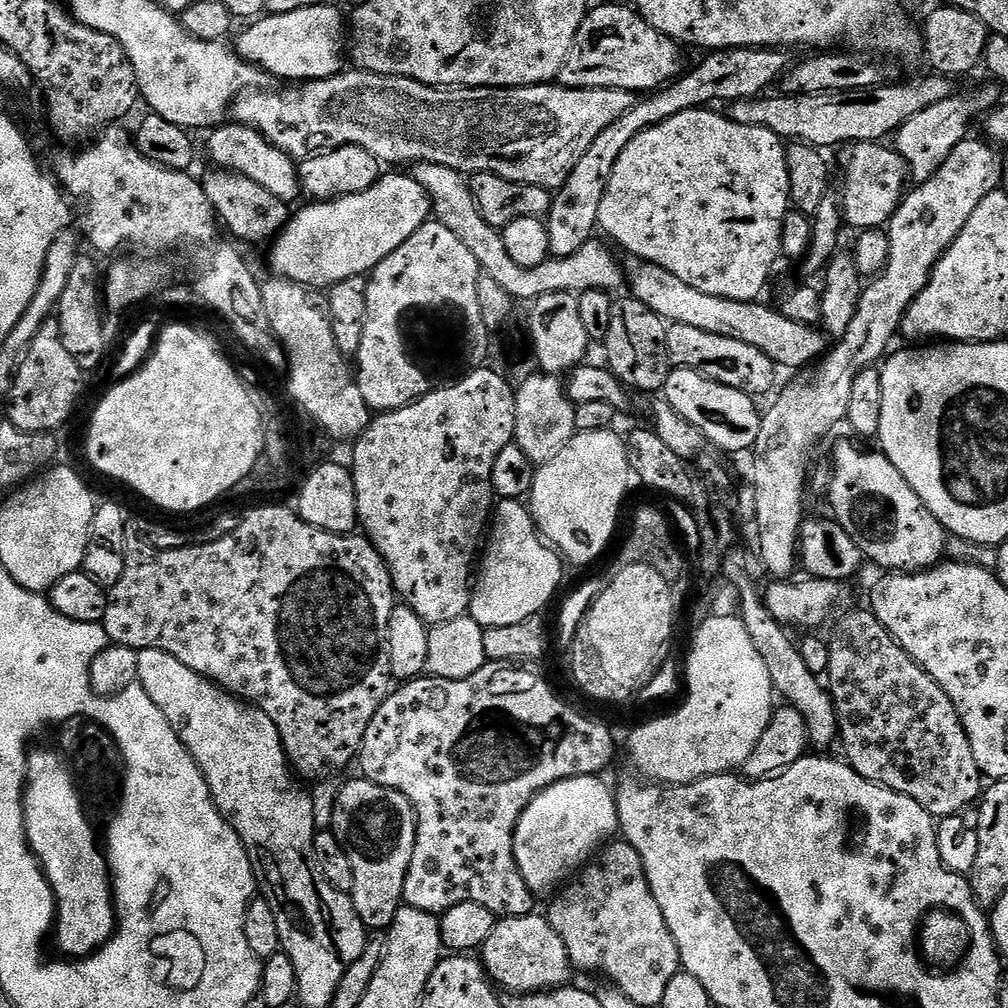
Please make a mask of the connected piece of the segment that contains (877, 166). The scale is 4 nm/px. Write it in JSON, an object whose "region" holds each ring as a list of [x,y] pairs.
{"region":[[[884,142],[853,144],[847,149],[848,173],[844,176],[842,199],[842,216],[847,227],[849,224],[855,230],[884,228],[906,195],[910,184],[908,164],[895,147],[886,145]]]}

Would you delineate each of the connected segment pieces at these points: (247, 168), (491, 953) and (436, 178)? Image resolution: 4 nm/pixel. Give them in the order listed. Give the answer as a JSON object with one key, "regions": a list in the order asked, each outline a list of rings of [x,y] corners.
{"regions":[[[[225,122],[209,131],[208,156],[213,160],[215,167],[220,170],[237,172],[250,182],[258,182],[262,190],[274,194],[274,198],[285,202],[301,199],[300,170],[297,161],[287,156],[278,146],[274,146],[258,130],[245,124]]],[[[543,915],[505,916],[497,919],[490,938],[482,949],[485,972],[501,989],[513,992],[542,992],[549,988],[563,988],[574,975],[572,960],[566,954],[562,938]]],[[[418,164],[411,169],[410,175],[416,179],[418,186],[422,186],[422,190],[428,192],[430,212],[435,223],[446,226],[450,234],[455,234],[466,245],[466,250],[474,254],[480,264],[481,273],[494,278],[494,282],[505,288],[506,294],[510,294],[513,301],[531,302],[542,294],[555,292],[579,294],[586,290],[603,290],[612,294],[615,293],[615,288],[620,288],[623,284],[625,287],[626,272],[622,264],[620,268],[619,262],[616,261],[617,253],[607,243],[599,244],[599,239],[596,238],[582,246],[582,250],[577,250],[575,254],[549,258],[533,268],[518,266],[518,262],[514,262],[514,258],[510,258],[510,253],[506,251],[501,229],[490,226],[490,222],[482,218],[474,202],[469,177],[465,173],[437,164]]]]}

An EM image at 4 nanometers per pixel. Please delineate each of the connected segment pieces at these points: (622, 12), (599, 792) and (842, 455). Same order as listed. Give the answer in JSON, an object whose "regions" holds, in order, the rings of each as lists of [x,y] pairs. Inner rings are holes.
{"regions":[[[[605,2],[585,15],[558,80],[566,88],[617,88],[647,94],[681,75],[680,52],[681,45],[654,30],[635,7]]],[[[575,776],[552,784],[536,793],[522,818],[518,818],[514,858],[533,897],[551,897],[573,873],[583,868],[615,837],[612,835],[617,835],[620,819],[616,798],[613,789],[607,788],[602,781],[600,776]]],[[[844,440],[832,452],[832,512],[837,524],[840,524],[854,538],[861,552],[869,561],[873,560],[884,570],[907,570],[909,572],[923,572],[926,568],[934,568],[945,559],[944,539],[946,533],[944,527],[930,514],[930,510],[914,494],[914,490],[898,474],[894,462],[890,462],[883,452],[863,452],[856,444]]]]}

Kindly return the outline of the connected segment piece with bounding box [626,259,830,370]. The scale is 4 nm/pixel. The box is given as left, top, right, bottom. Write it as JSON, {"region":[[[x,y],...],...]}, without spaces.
{"region":[[[633,259],[632,265],[627,265],[626,272],[630,277],[630,288],[632,284],[631,299],[642,302],[654,314],[658,314],[668,324],[681,324],[682,326],[695,326],[697,330],[706,330],[710,334],[719,334],[722,338],[738,338],[738,342],[746,342],[746,346],[754,346],[762,350],[766,358],[770,358],[781,369],[796,368],[804,370],[817,363],[830,347],[830,340],[819,327],[794,322],[794,318],[786,318],[775,307],[772,308],[760,300],[735,300],[734,298],[718,298],[714,294],[702,294],[702,290],[694,290],[682,278],[674,278],[670,270],[662,270],[657,264],[645,264],[644,261]]]}

